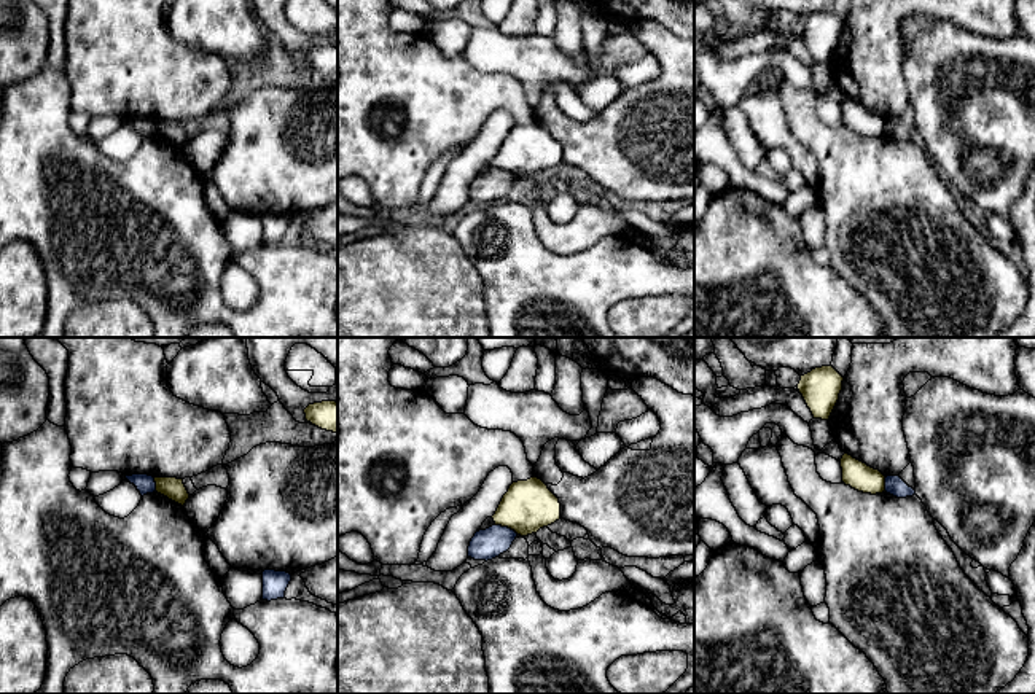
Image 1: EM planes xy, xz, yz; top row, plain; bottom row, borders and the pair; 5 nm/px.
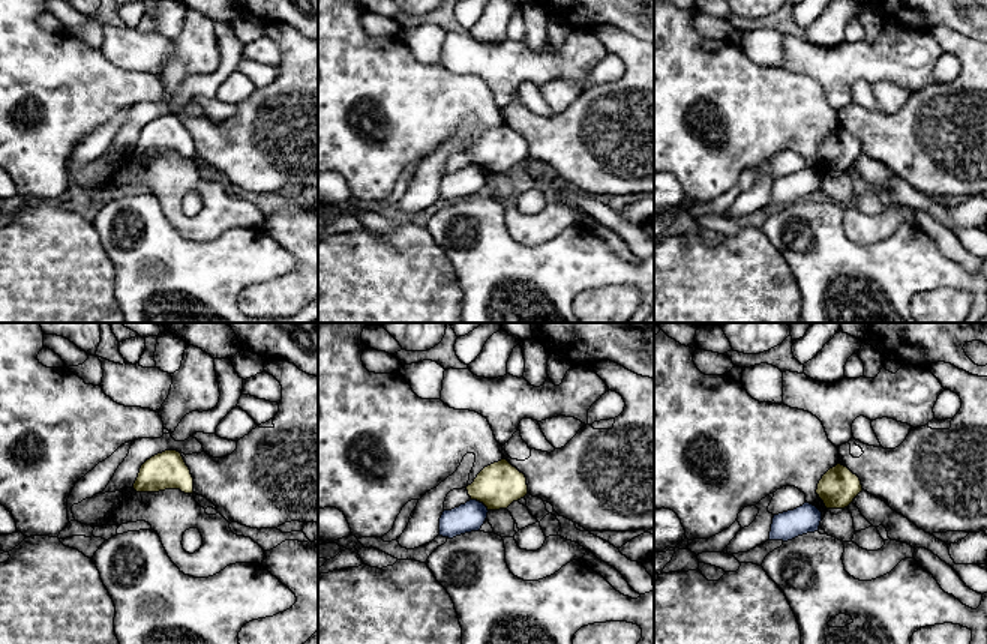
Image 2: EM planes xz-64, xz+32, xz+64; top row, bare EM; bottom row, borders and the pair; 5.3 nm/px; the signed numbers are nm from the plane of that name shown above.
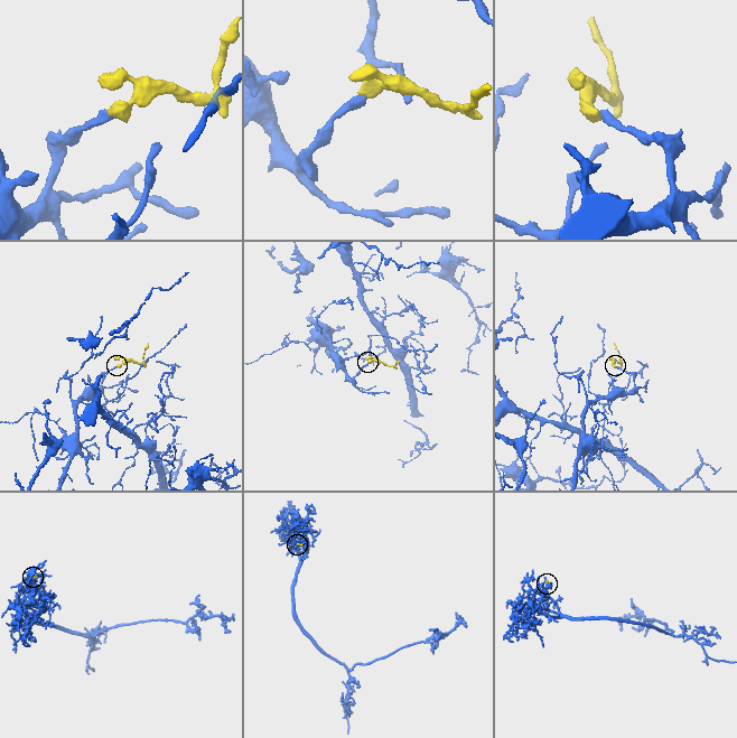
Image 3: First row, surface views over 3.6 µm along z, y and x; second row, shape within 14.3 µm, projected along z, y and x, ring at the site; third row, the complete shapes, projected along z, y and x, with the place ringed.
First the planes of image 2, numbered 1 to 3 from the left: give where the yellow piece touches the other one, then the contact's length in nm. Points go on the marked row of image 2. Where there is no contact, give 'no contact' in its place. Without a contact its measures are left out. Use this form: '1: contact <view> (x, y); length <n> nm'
1: no contact
2: contact xz+32 (480, 503); length 120 nm
3: no contact

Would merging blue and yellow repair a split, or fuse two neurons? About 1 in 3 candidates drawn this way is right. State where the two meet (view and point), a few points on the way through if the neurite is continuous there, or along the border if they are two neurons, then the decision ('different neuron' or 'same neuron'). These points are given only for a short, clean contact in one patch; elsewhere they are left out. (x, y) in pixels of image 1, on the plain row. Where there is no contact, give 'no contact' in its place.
contact xz (507, 171); border xz (496, 167), (507, 169), (518, 177); different neuron

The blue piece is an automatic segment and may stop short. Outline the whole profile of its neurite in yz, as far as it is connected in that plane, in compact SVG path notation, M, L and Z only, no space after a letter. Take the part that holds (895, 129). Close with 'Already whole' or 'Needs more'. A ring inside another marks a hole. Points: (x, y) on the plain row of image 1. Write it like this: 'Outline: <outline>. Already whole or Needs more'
Outline: M900 119L885 121L885 135L896 142L906 142L916 138L916 134L909 131Z. Already whole

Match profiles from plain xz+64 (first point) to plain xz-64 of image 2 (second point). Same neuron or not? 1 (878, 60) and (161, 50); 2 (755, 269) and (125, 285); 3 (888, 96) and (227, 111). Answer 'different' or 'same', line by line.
1: same
2: different
3: different

